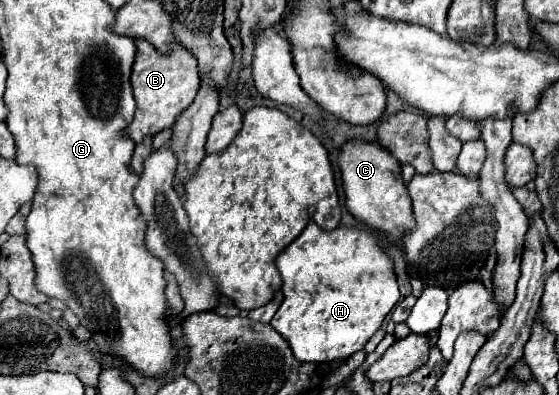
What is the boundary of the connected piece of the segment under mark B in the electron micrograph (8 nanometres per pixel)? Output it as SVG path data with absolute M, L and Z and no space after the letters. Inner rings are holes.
M135 40L135 46L137 54L131 72L131 86L137 102L137 112L127 128L127 134L133 142L141 142L141 138L145 138L147 134L153 136L163 128L173 126L177 116L191 106L199 90L199 72L197 72L197 60L181 44L173 44L169 54L159 52L147 40Z

